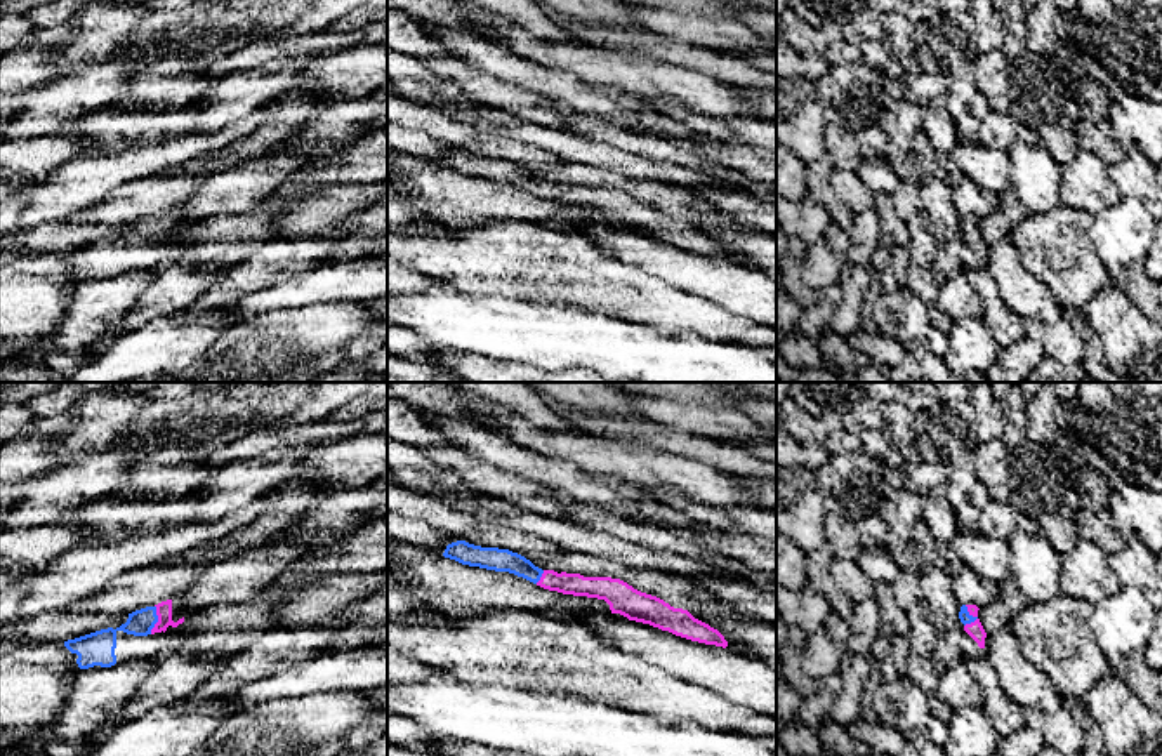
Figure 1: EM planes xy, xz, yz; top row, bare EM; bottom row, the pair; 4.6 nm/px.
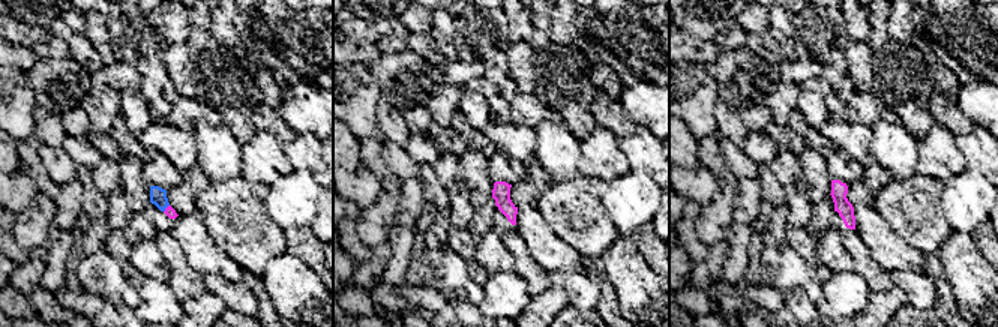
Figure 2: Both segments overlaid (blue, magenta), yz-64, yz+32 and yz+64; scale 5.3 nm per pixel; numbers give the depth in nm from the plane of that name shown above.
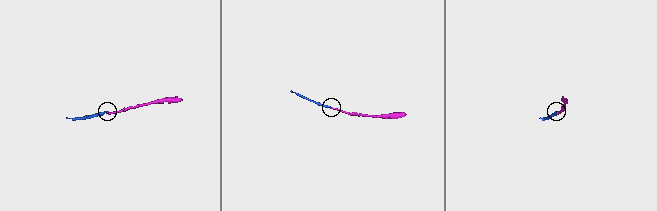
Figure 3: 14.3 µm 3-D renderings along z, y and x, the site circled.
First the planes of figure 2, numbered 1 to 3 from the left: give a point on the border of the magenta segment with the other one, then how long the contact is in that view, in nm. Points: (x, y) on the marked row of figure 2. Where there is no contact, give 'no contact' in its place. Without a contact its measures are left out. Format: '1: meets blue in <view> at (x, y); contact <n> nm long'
1: meets blue in yz-64 at (165, 207); contact 50 nm long
2: no contact
3: no contact

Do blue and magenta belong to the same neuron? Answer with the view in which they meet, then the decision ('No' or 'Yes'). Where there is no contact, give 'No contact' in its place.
Touches blue in xy. Yes

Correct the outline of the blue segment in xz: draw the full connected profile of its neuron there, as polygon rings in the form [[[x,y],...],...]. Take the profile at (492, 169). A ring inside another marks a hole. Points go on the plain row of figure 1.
[[[465,151],[448,155],[443,167],[469,177],[509,182],[549,202],[604,210],[611,224],[620,224],[629,231],[650,235],[691,252],[728,257],[728,252],[717,240],[695,229],[688,221],[674,219],[620,189],[542,181],[509,160],[481,158]]]

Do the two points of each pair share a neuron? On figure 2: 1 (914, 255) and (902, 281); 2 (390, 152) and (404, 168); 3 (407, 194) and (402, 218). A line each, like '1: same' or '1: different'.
1: different
2: same
3: same

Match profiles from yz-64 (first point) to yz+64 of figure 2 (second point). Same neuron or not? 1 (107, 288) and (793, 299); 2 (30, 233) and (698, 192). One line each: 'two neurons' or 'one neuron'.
1: two neurons
2: two neurons

